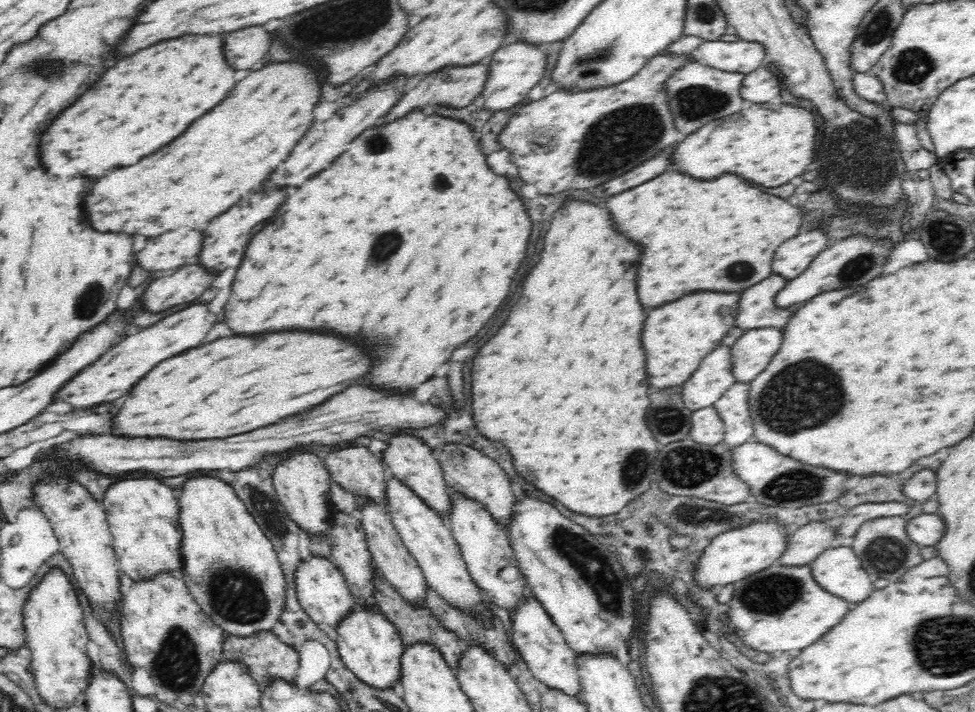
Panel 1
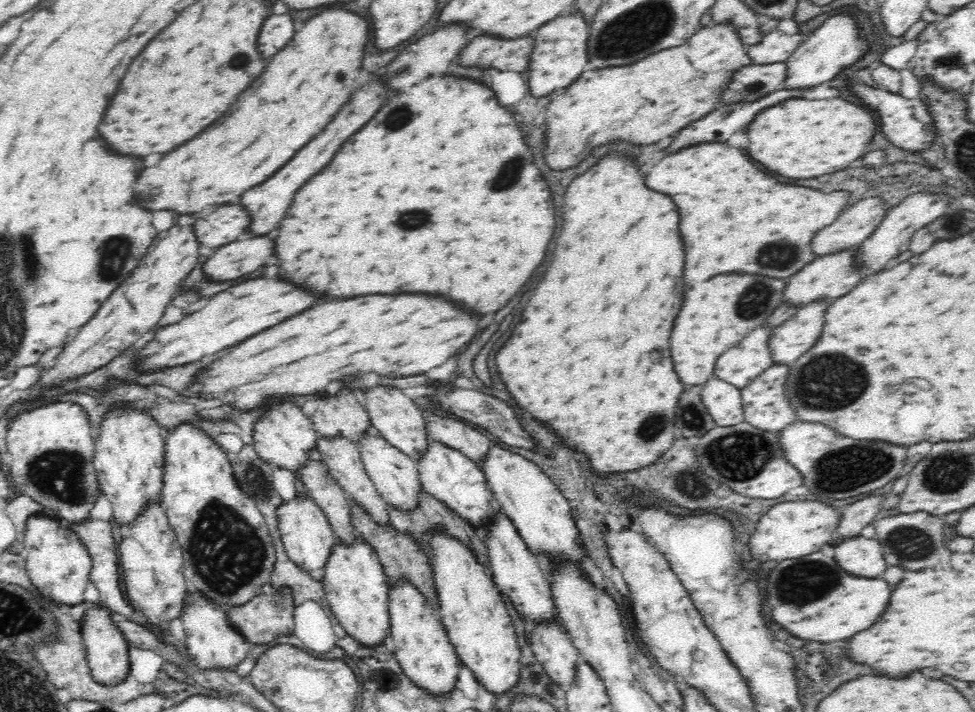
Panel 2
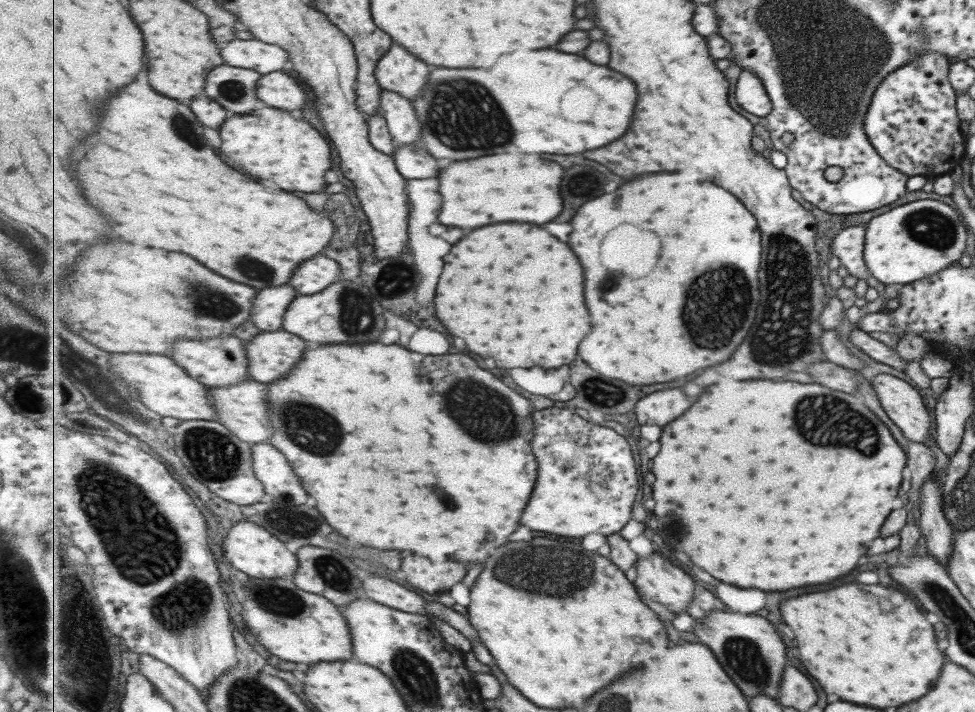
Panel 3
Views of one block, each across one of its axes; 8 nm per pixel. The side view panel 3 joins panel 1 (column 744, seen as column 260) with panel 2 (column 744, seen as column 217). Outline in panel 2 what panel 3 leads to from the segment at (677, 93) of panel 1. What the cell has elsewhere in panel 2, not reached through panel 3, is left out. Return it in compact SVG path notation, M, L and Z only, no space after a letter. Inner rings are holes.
M772 62L745 66L736 72L733 84L725 90L724 102L754 102L762 96L785 88L788 80L788 63Z

